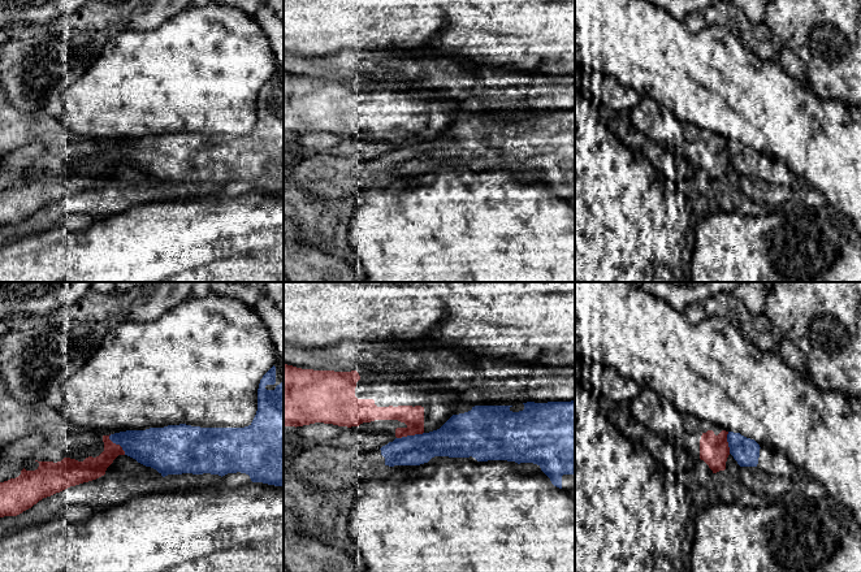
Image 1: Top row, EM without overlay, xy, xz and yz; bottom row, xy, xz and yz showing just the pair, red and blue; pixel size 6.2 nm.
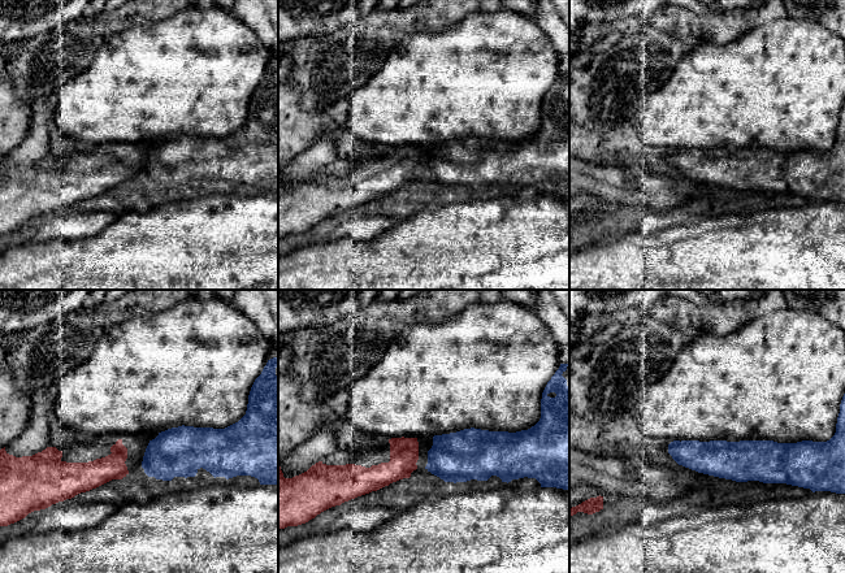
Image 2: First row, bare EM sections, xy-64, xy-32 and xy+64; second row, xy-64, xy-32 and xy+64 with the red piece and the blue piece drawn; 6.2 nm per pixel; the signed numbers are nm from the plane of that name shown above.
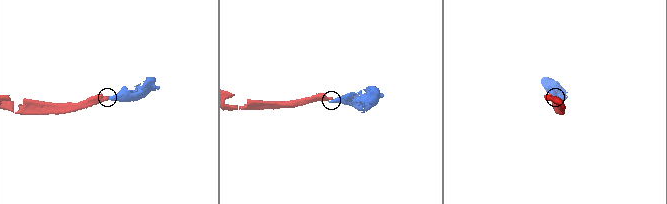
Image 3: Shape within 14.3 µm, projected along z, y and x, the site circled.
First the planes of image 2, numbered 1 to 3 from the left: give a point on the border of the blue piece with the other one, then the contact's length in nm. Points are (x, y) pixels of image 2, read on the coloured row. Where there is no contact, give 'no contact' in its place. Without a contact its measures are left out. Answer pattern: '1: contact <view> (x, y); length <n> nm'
1: no contact
2: no contact
3: no contact

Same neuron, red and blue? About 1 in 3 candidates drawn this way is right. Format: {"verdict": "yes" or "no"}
{"verdict": "no"}

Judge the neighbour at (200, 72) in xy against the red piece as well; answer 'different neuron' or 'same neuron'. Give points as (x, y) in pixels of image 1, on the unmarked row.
different neuron

